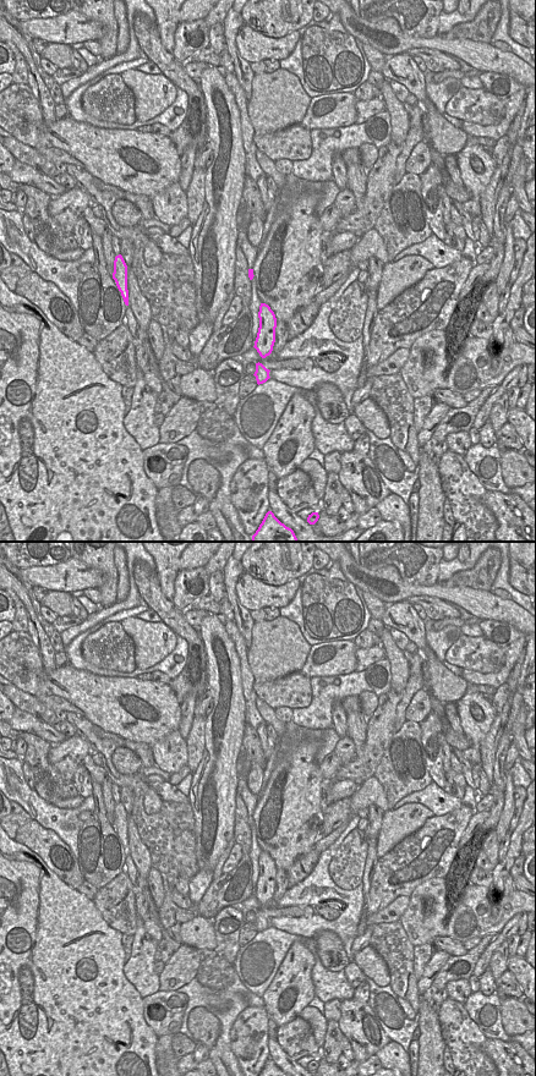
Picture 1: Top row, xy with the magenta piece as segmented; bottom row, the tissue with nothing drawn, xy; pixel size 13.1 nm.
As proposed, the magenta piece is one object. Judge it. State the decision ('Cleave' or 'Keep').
Keep.

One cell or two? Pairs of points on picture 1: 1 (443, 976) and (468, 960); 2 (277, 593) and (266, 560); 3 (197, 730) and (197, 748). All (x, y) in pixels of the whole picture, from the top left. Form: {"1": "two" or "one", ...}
{"1": "one", "2": "two", "3": "one"}

